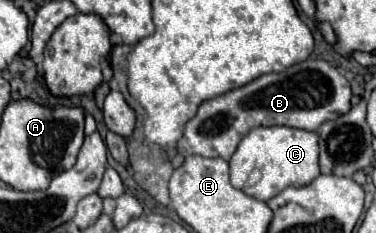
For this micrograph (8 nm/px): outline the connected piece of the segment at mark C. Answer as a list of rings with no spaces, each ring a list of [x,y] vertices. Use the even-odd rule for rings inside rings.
[[[257,127],[249,131],[237,151],[233,153],[229,167],[231,167],[231,185],[241,189],[243,193],[259,199],[269,201],[285,187],[303,187],[309,185],[315,177],[319,177],[319,147],[317,147],[317,133],[293,129],[293,127]],[[253,169],[261,171],[261,179],[253,187],[245,187],[245,181]]]

